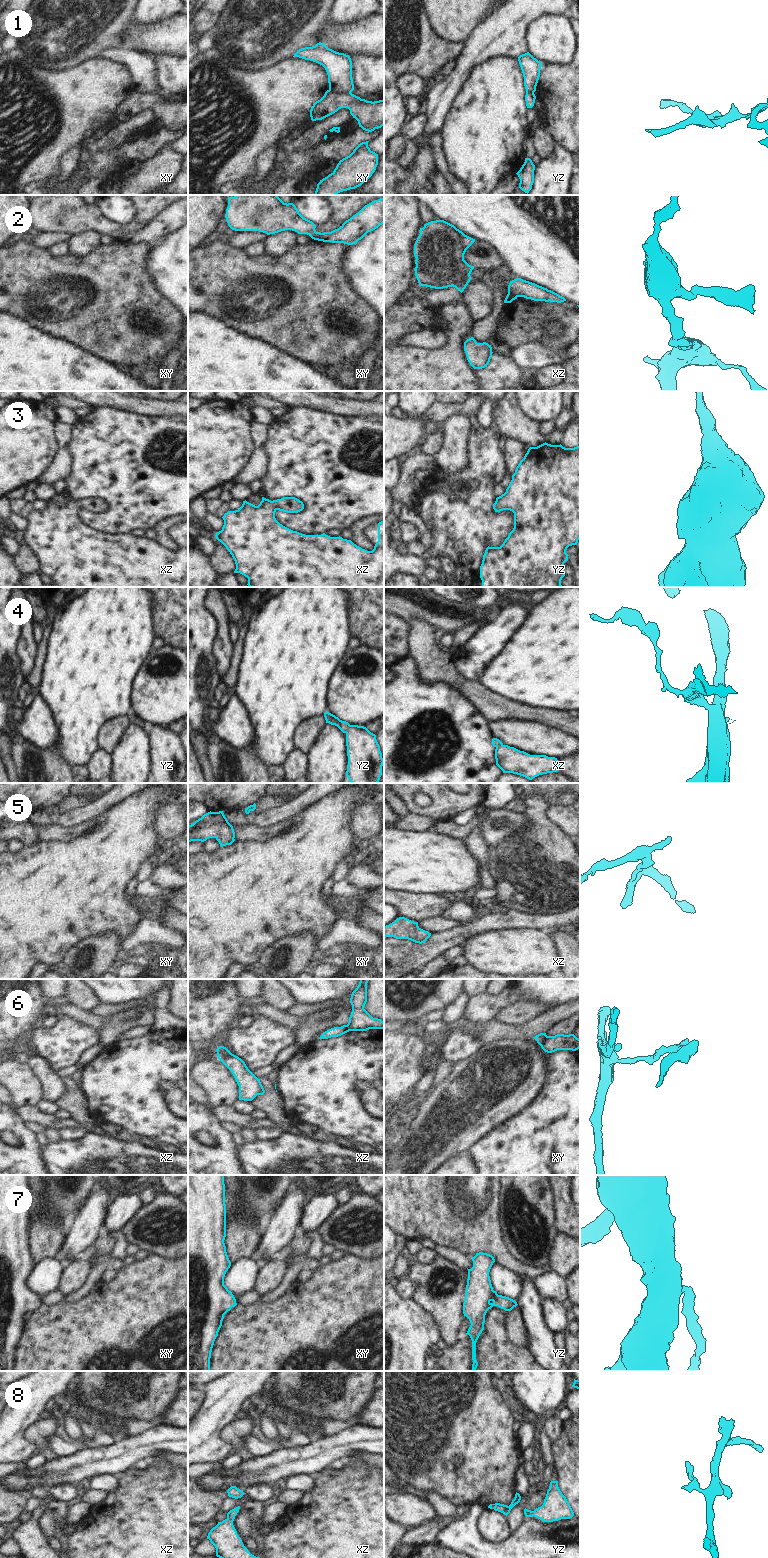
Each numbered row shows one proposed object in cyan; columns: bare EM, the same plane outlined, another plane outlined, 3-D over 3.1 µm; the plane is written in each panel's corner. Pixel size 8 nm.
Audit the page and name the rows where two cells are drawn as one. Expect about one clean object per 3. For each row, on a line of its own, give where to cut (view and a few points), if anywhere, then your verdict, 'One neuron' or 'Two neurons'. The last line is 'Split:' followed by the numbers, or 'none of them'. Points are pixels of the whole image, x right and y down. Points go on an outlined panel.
1: Split along xy (329, 88), (335, 91), (350, 92). Two neurons
2: Split along xz (508, 293), (517, 296). Two neurons
3: No split. One neuron
4: Split along yz (349, 724), (345, 732). Two neurons
5: No split. One neuron
6: Split along xy (547, 1036), (540, 1045). Two neurons
7: No split. One neuron
8: No split. One neuron
Split: 1, 2, 4, 6.

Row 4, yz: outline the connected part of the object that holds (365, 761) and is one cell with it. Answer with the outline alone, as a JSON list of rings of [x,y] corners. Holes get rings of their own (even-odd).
[[[349,725],[346,730],[348,765],[346,776],[351,783],[378,783],[384,759],[376,735],[366,727]]]

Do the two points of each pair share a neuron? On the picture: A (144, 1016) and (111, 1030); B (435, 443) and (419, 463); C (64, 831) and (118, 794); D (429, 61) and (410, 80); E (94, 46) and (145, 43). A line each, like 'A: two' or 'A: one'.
A: one
B: two
C: two
D: two
E: two

